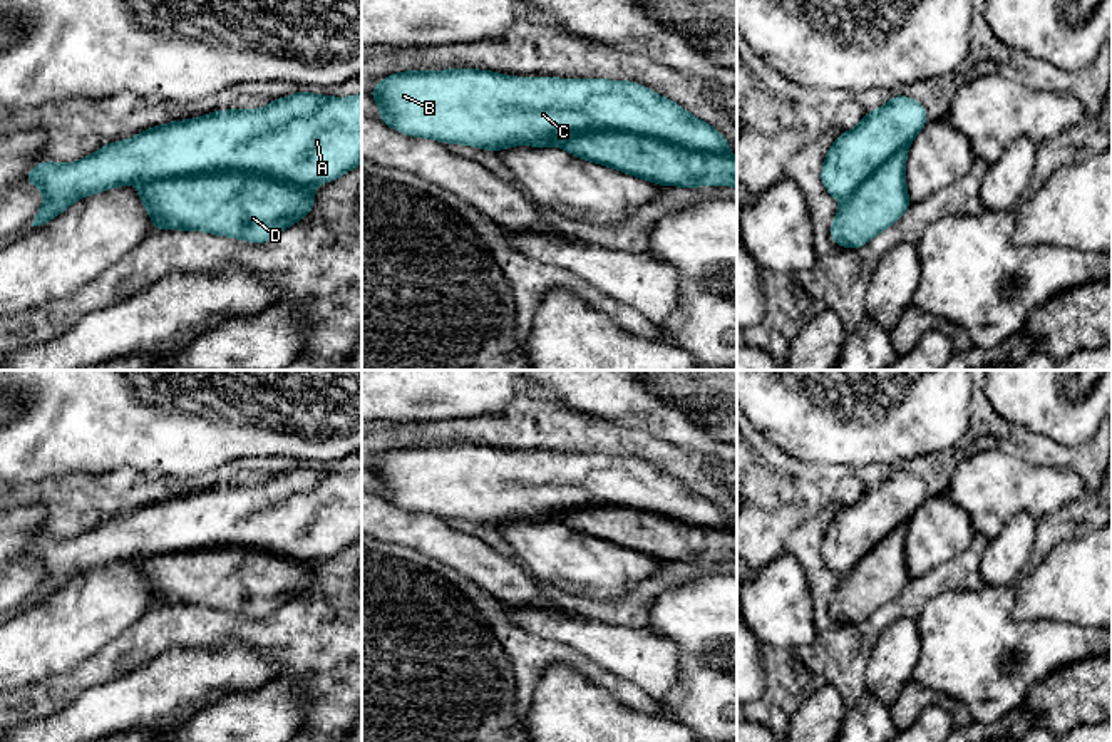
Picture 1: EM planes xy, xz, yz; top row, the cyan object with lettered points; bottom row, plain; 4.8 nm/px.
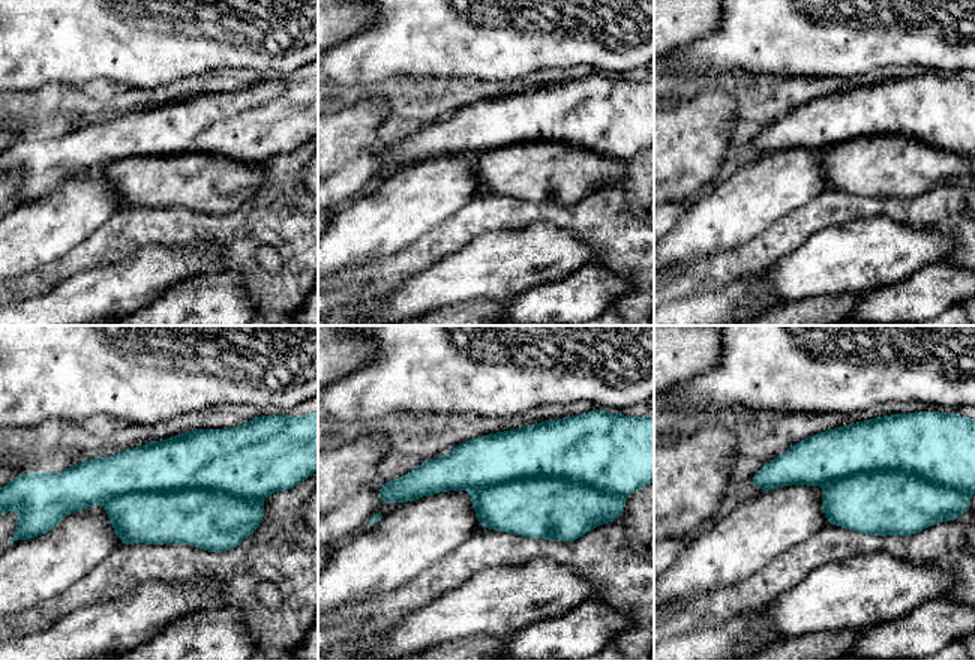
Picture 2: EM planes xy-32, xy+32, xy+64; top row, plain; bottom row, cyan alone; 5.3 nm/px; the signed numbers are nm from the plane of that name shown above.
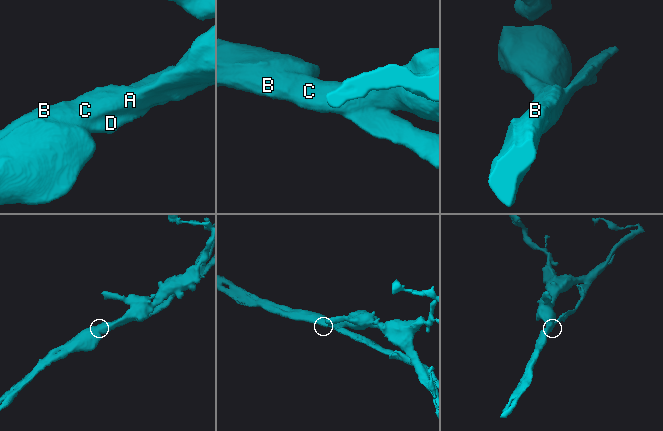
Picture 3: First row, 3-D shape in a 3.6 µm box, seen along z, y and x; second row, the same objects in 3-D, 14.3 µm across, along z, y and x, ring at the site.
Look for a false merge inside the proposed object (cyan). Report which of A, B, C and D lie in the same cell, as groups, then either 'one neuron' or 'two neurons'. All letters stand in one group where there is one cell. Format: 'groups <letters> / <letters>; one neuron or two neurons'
groups A B C / D; two neurons

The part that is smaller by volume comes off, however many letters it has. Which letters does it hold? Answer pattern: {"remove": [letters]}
{"remove": ["D"]}

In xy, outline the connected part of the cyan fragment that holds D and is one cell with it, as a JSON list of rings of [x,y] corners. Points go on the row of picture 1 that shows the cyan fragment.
[[[248,173],[151,181],[137,189],[156,229],[208,231],[268,243],[301,221],[315,204],[315,186],[275,183]]]

